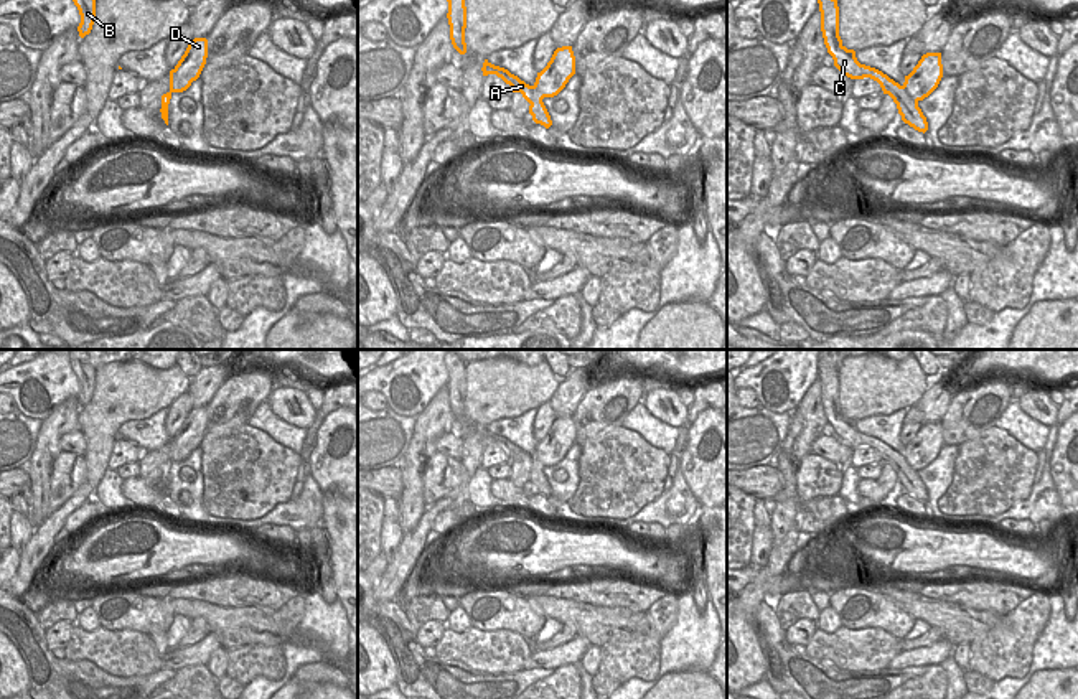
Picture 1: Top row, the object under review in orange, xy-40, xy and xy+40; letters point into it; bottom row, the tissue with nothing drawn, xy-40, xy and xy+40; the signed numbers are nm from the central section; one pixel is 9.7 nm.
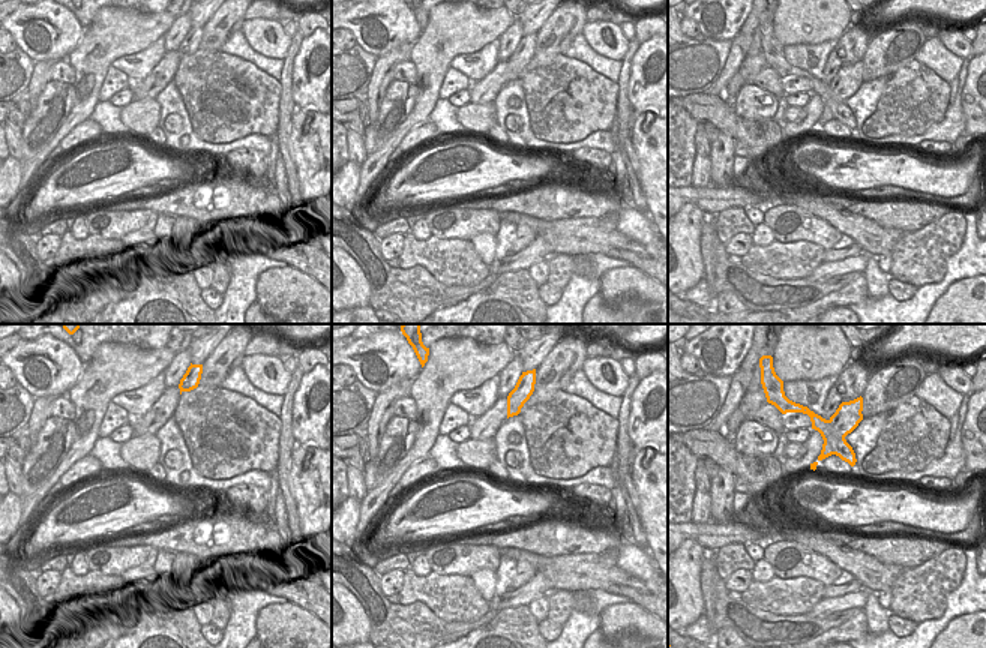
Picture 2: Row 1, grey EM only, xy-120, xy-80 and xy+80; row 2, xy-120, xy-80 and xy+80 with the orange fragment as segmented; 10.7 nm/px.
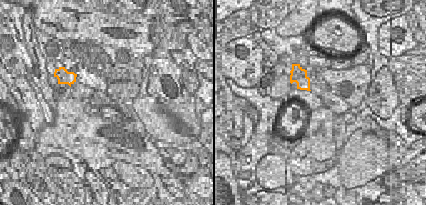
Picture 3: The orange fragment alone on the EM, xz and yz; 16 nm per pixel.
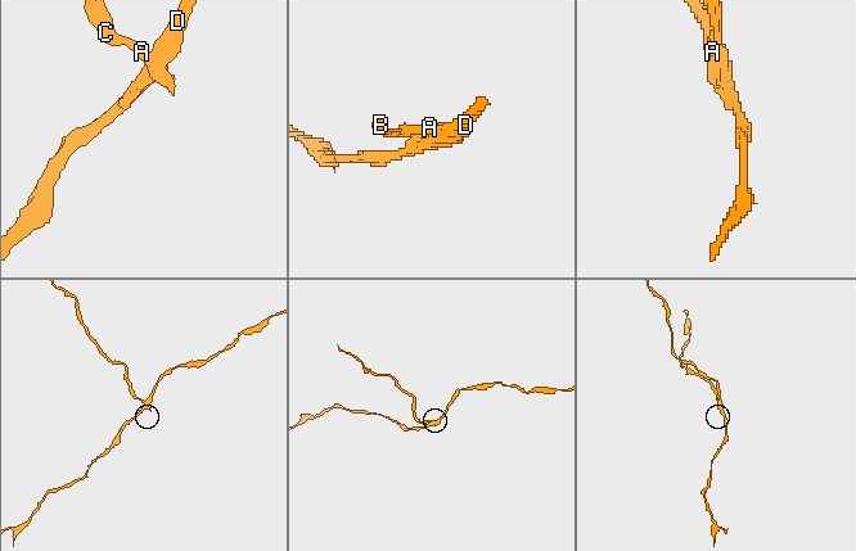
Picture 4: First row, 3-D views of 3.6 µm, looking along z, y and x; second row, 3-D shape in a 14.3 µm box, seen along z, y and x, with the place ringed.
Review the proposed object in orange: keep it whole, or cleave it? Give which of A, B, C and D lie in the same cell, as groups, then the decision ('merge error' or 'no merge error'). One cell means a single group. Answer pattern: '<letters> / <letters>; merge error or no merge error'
A B C / D; merge error

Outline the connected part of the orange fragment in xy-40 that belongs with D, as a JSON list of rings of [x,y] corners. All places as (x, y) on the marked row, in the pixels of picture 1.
[[[195,38],[178,64],[170,71],[170,91],[162,96],[162,119],[168,125],[168,104],[173,92],[186,91],[196,81],[206,64],[208,40]]]

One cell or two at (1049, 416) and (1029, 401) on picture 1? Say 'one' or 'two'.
one

